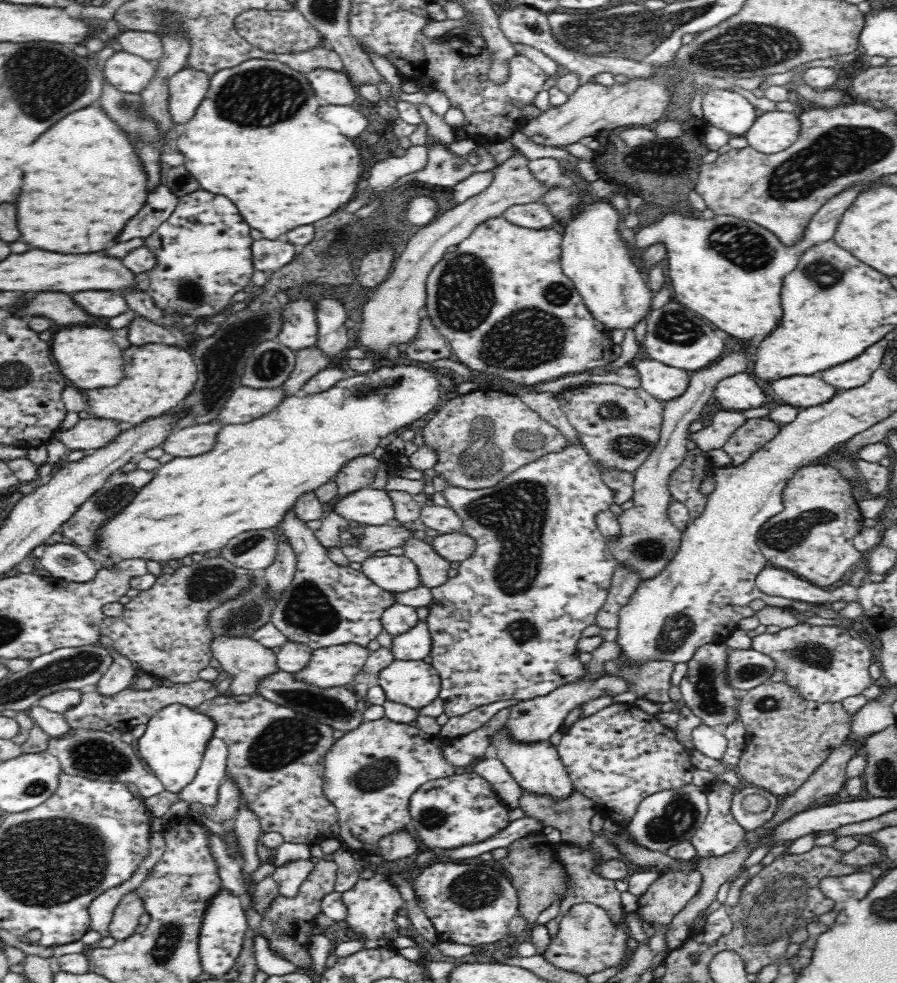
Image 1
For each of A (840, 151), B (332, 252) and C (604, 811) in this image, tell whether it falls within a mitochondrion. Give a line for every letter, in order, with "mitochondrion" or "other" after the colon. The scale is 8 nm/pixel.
A: mitochondrion
B: mitochondrion
C: other

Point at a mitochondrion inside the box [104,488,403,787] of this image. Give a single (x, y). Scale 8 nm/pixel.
(286, 741)

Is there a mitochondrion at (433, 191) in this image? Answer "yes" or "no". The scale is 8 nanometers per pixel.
no

